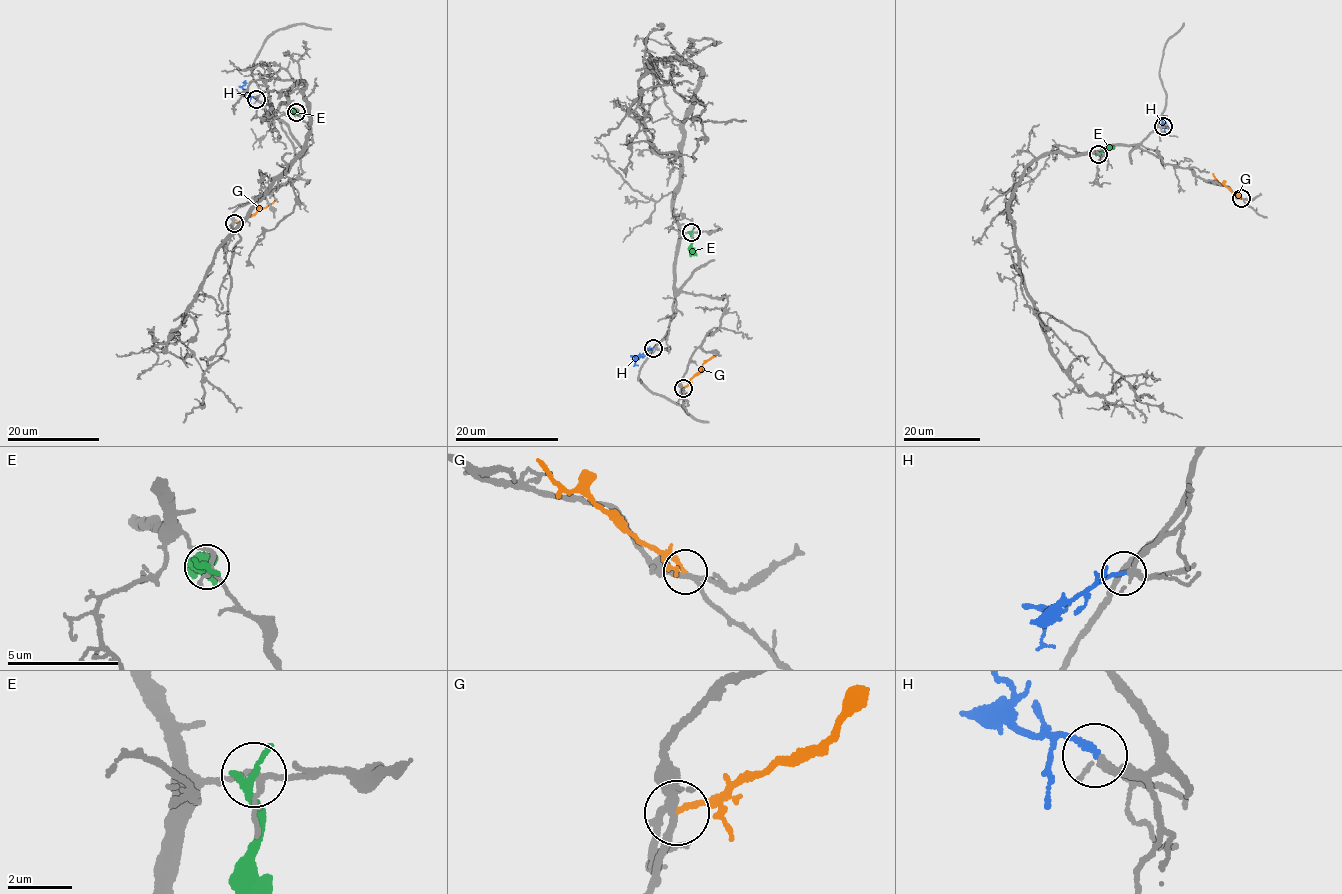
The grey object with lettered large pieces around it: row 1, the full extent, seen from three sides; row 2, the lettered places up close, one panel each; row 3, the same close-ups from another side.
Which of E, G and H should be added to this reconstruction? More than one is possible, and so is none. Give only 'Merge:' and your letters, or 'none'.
Merge: H

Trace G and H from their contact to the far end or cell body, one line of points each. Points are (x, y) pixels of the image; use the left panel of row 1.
G: (233, 223), (276, 198)
H: (257, 100), (247, 96), (243, 87), (244, 81), (246, 83)

